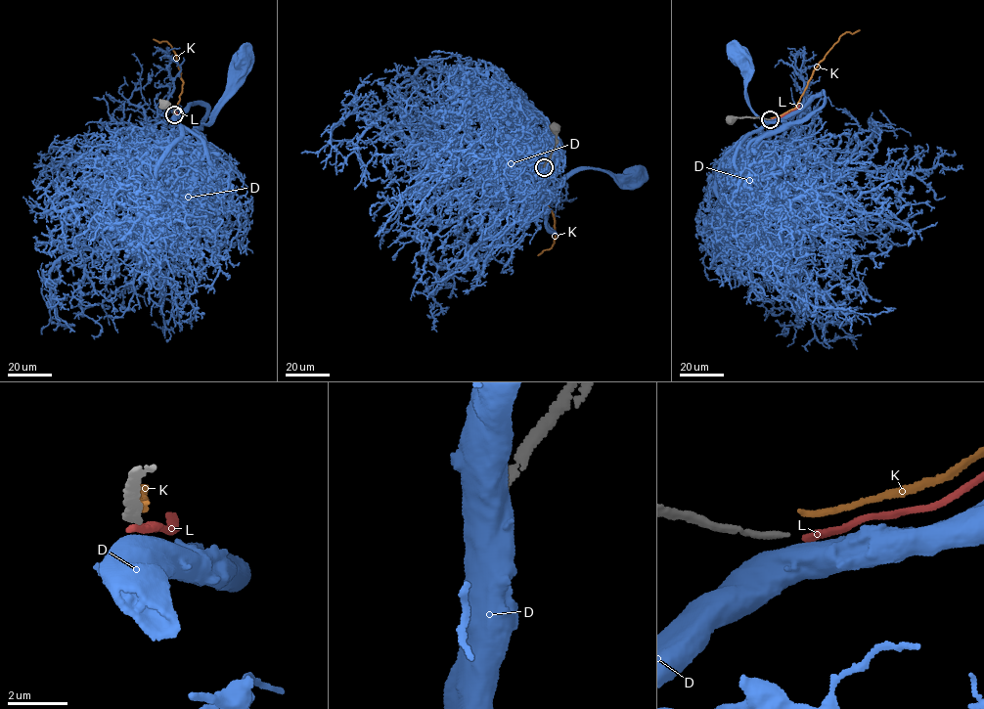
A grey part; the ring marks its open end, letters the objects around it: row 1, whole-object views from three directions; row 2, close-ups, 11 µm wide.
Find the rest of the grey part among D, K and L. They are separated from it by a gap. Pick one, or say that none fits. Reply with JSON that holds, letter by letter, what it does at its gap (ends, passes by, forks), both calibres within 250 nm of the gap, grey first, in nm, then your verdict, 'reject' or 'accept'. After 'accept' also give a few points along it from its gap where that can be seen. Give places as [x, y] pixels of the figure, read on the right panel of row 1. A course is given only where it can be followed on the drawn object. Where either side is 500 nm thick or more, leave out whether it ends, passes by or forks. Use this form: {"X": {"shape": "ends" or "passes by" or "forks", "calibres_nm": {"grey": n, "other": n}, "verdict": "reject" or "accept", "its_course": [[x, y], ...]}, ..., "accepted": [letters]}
{"D": {"calibres_nm": {"grey": 240, "other": 800}, "verdict": "reject"}, "K": {"shape": "ends", "calibres_nm": {"grey": 240, "other": 240}, "verdict": "reject"}, "L": {"shape": "ends", "calibres_nm": {"grey": 240, "other": 240}, "verdict": "accept", "its_course": [[771, 119], [782, 116], [799, 105]]}, "accepted": ["L"]}

